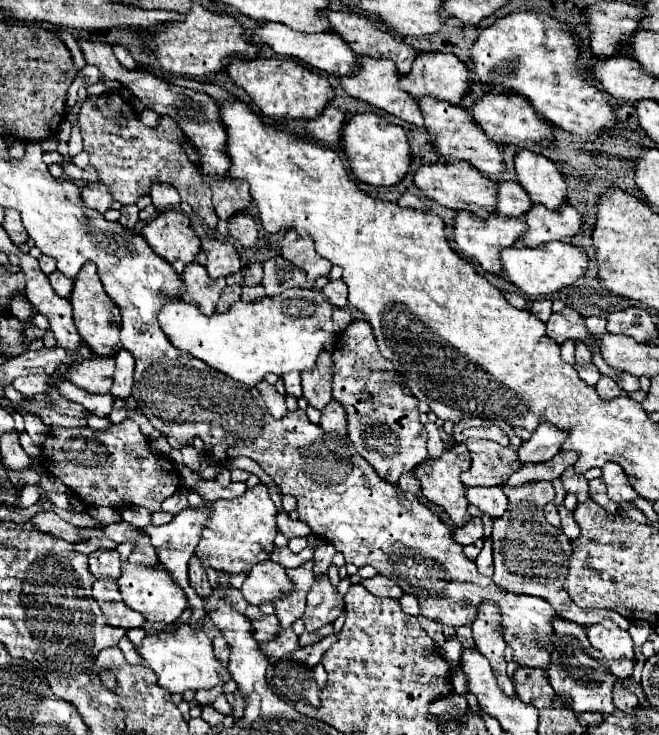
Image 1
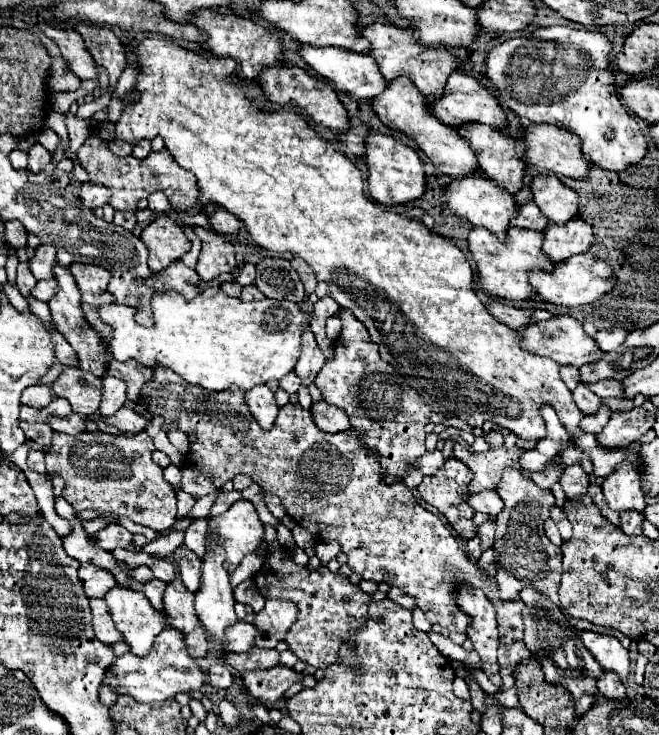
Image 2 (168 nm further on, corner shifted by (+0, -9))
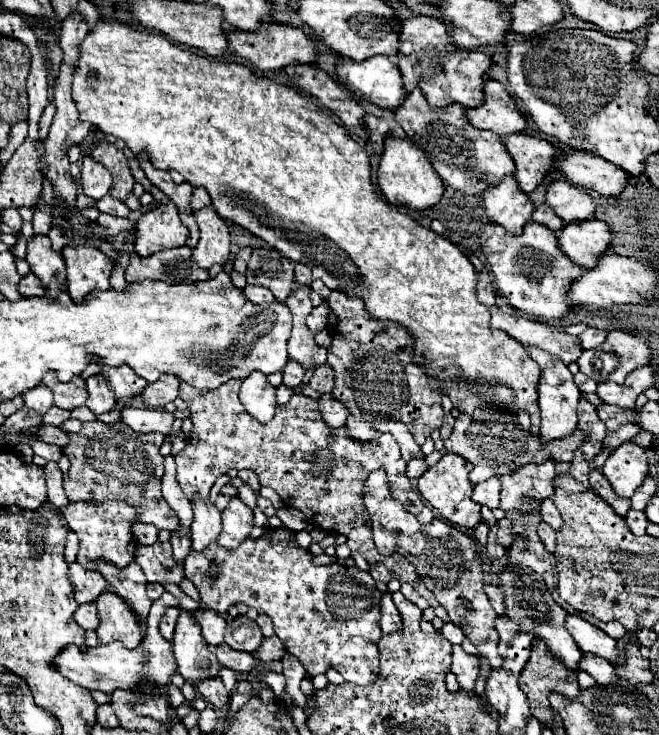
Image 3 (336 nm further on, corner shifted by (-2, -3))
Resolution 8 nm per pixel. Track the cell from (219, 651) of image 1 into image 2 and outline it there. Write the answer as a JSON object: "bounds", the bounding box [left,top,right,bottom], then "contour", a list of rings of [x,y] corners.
{"bounds":[208,665,234,689],"contour":[[[214,665],[214,667],[210,669],[210,673],[208,673],[208,683],[210,683],[212,687],[226,689],[226,687],[230,687],[230,685],[234,683],[234,677],[232,677],[232,673],[230,673],[224,665]]]}

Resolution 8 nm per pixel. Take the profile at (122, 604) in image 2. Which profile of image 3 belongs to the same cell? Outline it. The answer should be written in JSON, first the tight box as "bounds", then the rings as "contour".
{"bounds":[96,593,142,649],"contour":[[[102,593],[96,599],[98,607],[98,627],[96,635],[100,643],[112,643],[120,641],[128,649],[138,647],[142,633],[140,627],[136,625],[136,615],[130,611],[130,607],[116,595],[116,593]]]}

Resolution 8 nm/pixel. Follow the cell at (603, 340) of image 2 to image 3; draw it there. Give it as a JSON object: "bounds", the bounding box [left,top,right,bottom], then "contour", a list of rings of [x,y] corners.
{"bounds":[578,327,606,349],"contour":[[[588,327],[582,335],[578,335],[580,343],[582,343],[582,349],[596,349],[604,343],[606,339],[606,331],[600,331],[600,329],[594,329],[594,327]]]}

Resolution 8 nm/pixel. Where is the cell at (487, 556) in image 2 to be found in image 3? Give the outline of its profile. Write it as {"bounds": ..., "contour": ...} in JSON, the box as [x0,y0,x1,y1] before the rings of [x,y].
{"bounds":[488,525,506,559],"contour":[[[494,525],[492,527],[492,531],[490,531],[490,539],[488,539],[488,557],[490,559],[500,559],[500,557],[504,557],[506,555],[506,549],[502,547],[502,545],[498,545],[498,541],[496,541],[496,533],[498,533],[498,525]]]}

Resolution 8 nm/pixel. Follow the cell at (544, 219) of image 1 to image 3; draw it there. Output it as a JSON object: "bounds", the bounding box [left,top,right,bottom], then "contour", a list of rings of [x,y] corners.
{"bounds":[560,219,610,267],"contour":[[[590,219],[590,221],[580,221],[580,223],[570,223],[560,231],[560,249],[580,267],[596,267],[598,259],[606,253],[606,249],[610,247],[610,227],[606,227],[606,223],[598,221],[598,219]]]}

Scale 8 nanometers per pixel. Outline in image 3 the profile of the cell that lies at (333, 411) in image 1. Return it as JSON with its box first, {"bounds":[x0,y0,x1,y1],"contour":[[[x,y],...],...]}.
{"bounds":[318,393,350,427],"contour":[[[324,393],[324,395],[320,397],[318,405],[320,405],[322,419],[324,419],[326,425],[330,425],[330,427],[342,427],[344,421],[346,421],[346,417],[350,415],[350,411],[348,411],[342,403],[338,403],[338,401],[332,397],[332,393]]]}

